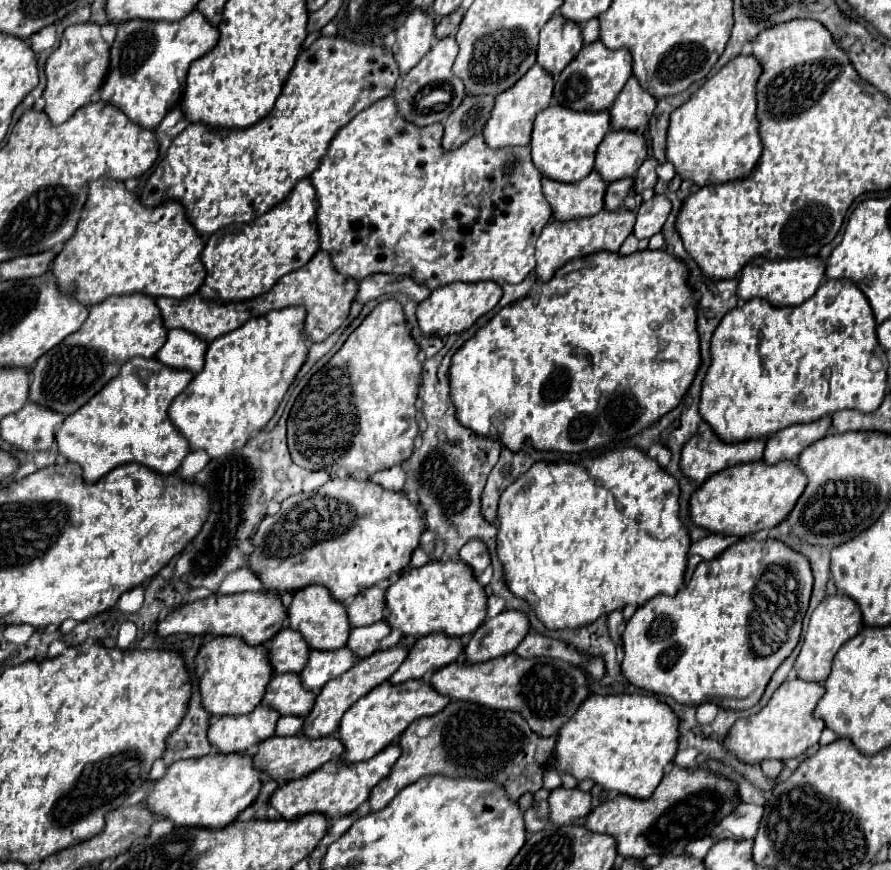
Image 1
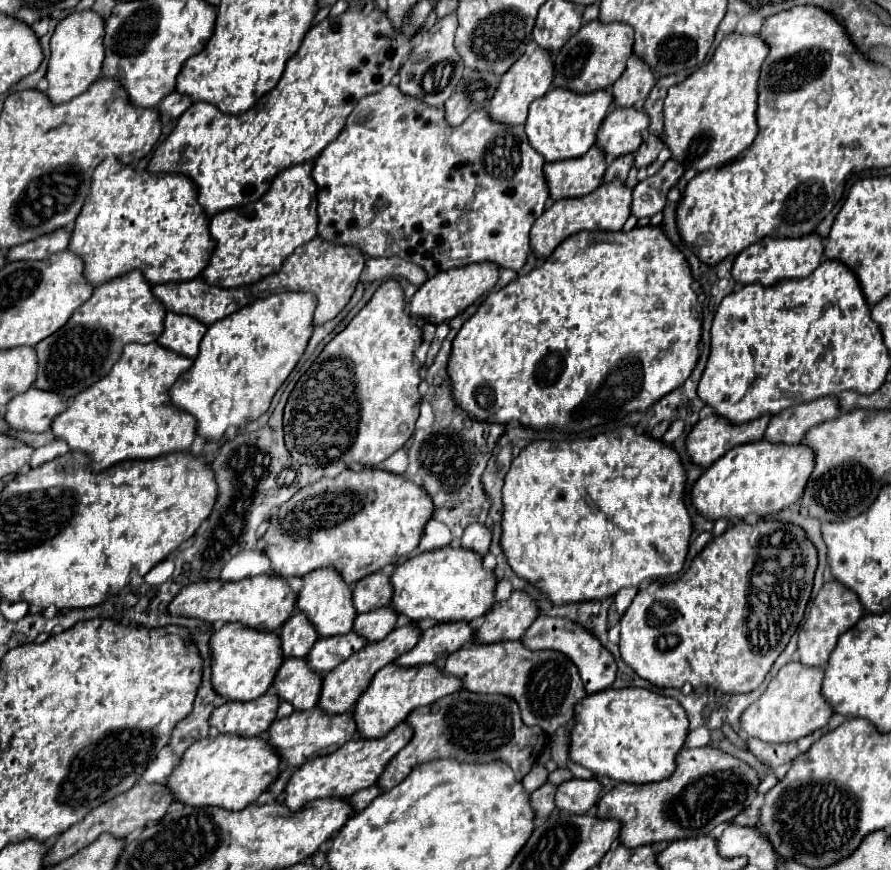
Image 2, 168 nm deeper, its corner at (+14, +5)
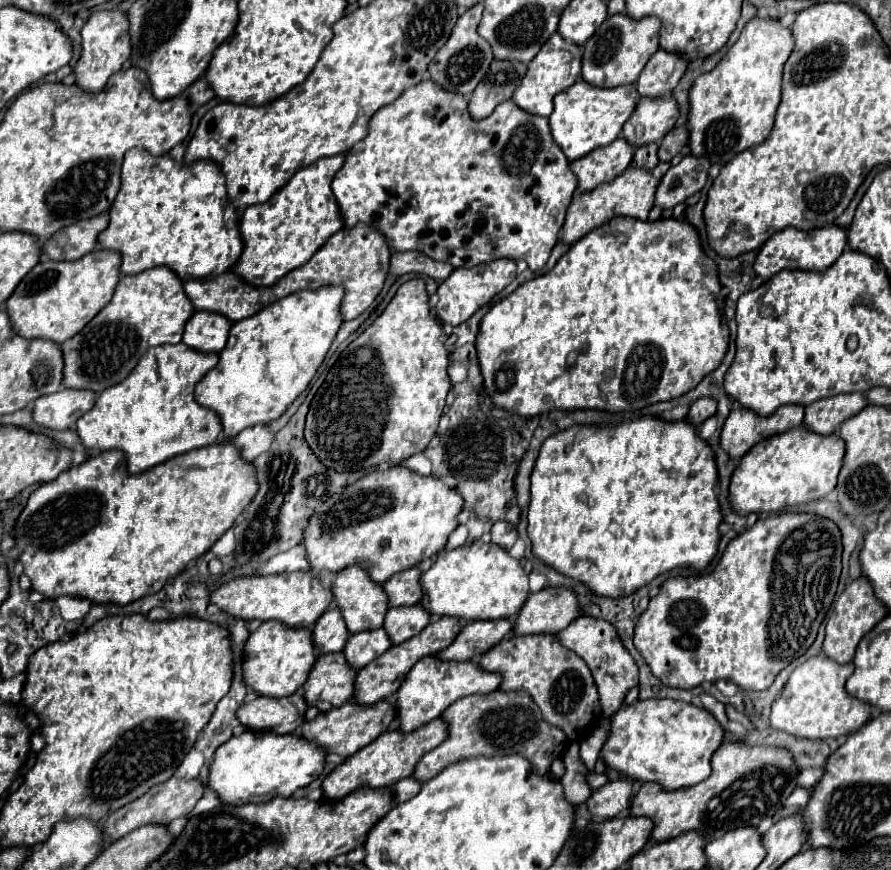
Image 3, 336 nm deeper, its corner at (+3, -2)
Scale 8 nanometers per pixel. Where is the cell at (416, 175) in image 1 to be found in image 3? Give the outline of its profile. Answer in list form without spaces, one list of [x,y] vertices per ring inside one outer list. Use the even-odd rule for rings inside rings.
[[[420,82],[406,92],[402,92],[392,104],[382,106],[368,122],[368,134],[364,140],[356,142],[352,150],[344,154],[344,166],[336,172],[332,182],[332,192],[338,200],[340,214],[344,220],[344,228],[354,228],[356,224],[368,224],[374,226],[384,238],[392,252],[404,252],[404,250],[416,250],[432,260],[448,260],[454,268],[474,268],[478,264],[494,262],[498,258],[512,258],[512,260],[524,260],[532,272],[538,272],[544,268],[550,250],[558,242],[558,232],[562,228],[566,208],[572,200],[572,194],[576,190],[576,176],[568,170],[568,160],[564,154],[560,154],[560,148],[552,142],[552,136],[548,134],[548,120],[546,118],[534,118],[532,114],[524,114],[512,100],[506,100],[500,104],[492,116],[476,122],[468,114],[468,104],[458,94],[444,94],[442,90],[436,90],[432,82]]]

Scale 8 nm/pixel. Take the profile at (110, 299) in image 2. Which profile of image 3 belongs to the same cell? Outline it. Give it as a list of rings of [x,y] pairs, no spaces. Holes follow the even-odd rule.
[[[150,268],[136,276],[120,278],[112,300],[76,336],[60,344],[64,356],[64,388],[100,394],[122,382],[148,348],[178,344],[184,324],[192,314],[192,304],[184,298],[182,282],[172,270]]]

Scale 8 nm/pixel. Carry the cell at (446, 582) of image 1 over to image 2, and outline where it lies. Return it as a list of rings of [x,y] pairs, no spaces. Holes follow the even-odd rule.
[[[441,547],[435,551],[419,553],[411,559],[407,559],[403,565],[399,565],[391,577],[391,583],[395,587],[393,593],[393,609],[399,615],[407,615],[411,621],[421,621],[421,619],[437,619],[437,621],[473,621],[489,611],[489,607],[495,603],[495,589],[497,589],[497,575],[493,571],[485,571],[483,567],[483,555],[471,551],[471,549],[461,549],[461,547]]]

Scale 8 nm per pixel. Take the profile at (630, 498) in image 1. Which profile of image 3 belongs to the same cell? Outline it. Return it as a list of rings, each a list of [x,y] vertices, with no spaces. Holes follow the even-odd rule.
[[[634,418],[620,422],[618,426],[610,428],[598,428],[598,426],[572,426],[566,428],[564,432],[558,432],[550,438],[544,440],[540,446],[540,454],[536,458],[532,476],[530,476],[530,506],[528,506],[528,538],[532,544],[532,554],[544,562],[546,566],[554,568],[556,572],[570,576],[578,582],[582,582],[588,590],[592,590],[598,596],[606,598],[620,598],[620,596],[630,596],[648,582],[652,582],[656,576],[670,572],[672,568],[692,568],[696,572],[704,570],[710,560],[716,556],[718,550],[718,524],[722,522],[722,514],[718,508],[718,500],[714,494],[714,484],[716,484],[716,464],[714,464],[714,454],[706,446],[704,440],[700,440],[694,434],[694,426],[690,426],[686,420],[680,422],[664,422],[660,418]]]

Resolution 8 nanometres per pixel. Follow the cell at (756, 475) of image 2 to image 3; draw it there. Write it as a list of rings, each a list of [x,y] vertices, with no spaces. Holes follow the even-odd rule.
[[[804,426],[788,430],[778,436],[770,436],[760,440],[736,466],[730,486],[728,486],[728,502],[736,514],[748,516],[752,512],[756,514],[778,514],[788,510],[790,506],[806,504],[812,500],[822,500],[828,492],[836,486],[836,474],[840,470],[840,462],[844,458],[844,442],[836,436],[820,436],[814,432],[808,432]]]

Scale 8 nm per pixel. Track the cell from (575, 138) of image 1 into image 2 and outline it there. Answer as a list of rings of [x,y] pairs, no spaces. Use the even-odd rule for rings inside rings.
[[[555,87],[543,97],[535,99],[529,107],[529,117],[525,121],[525,133],[535,151],[539,151],[545,161],[559,161],[585,155],[593,143],[599,125],[603,123],[609,107],[613,103],[611,91],[595,93],[569,93],[569,89]]]

